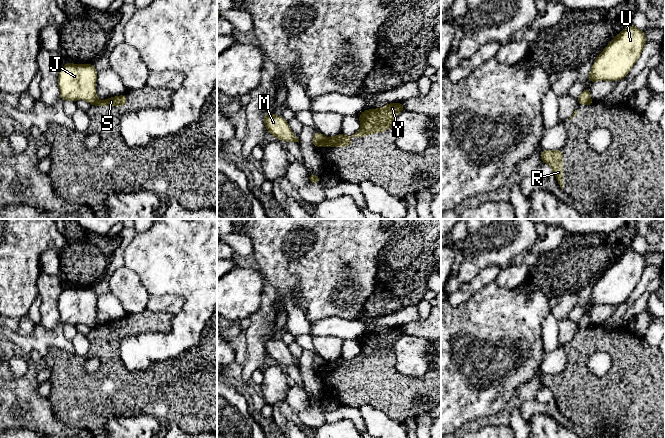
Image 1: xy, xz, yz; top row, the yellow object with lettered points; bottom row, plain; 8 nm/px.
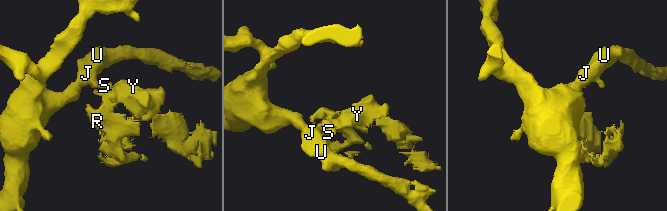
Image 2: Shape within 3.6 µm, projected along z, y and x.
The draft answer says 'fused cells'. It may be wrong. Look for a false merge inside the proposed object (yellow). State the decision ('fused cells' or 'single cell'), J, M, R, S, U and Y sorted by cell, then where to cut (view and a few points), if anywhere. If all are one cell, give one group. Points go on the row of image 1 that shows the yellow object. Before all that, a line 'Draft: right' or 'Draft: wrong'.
Draft: right
fused cells | J M U / R S Y | xz (324, 137), (317, 146)

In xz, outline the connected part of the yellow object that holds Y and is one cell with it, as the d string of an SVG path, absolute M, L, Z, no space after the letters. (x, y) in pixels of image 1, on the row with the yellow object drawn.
M402 102L388 103L377 109L365 109L358 116L361 123L361 128L358 132L351 136L340 133L334 137L324 137L318 147L351 147L352 137L364 137L388 131L393 125L393 118L403 110L405 108Z

